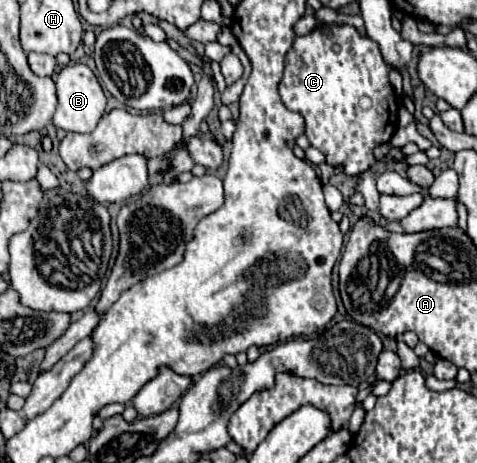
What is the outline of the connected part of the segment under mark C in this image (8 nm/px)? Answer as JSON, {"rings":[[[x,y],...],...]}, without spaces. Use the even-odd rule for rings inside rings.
{"rings":[[[350,24],[322,26],[306,36],[298,36],[286,54],[278,92],[288,110],[302,114],[304,134],[310,146],[318,148],[330,166],[342,166],[348,176],[360,176],[368,170],[376,162],[374,148],[386,144],[398,126],[398,98],[388,80],[388,66],[382,60],[380,48],[372,38],[364,38]],[[362,100],[368,100],[368,106],[364,106]]]}

